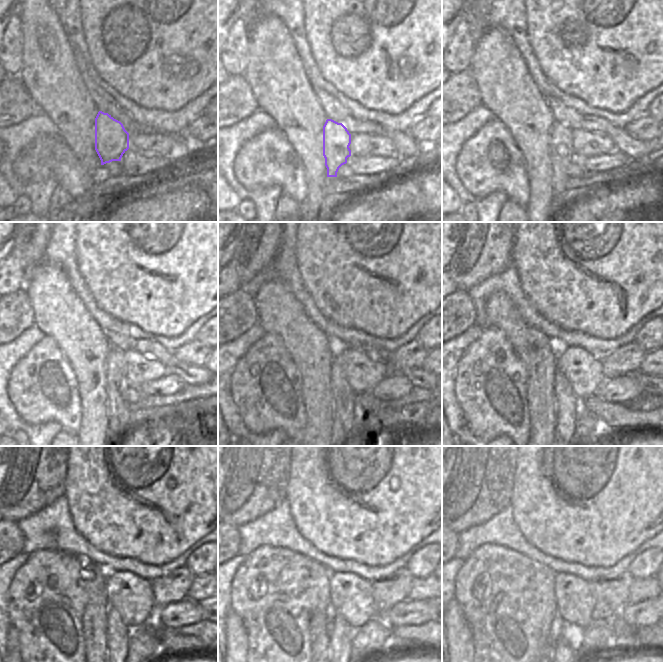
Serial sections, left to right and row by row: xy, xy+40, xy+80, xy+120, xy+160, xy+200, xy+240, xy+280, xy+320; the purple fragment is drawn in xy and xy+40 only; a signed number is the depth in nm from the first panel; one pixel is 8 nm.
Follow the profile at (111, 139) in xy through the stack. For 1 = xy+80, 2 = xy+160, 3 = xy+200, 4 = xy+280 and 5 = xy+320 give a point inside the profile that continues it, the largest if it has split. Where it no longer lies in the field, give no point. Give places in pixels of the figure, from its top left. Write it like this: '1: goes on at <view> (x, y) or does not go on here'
1: goes on at xy+80 (561, 151)
2: goes on at xy+160 (346, 415)
3: goes on at xy+200 (566, 402)
4: goes on at xy+280 (339, 644)
5: goes on at xy+320 (561, 649)

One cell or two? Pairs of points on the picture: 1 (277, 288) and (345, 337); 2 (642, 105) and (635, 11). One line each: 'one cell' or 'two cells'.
1: two cells
2: two cells

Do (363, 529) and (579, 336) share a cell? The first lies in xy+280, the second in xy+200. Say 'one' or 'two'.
two

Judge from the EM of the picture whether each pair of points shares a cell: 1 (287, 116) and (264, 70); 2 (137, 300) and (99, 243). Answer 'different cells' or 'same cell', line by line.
1: same cell
2: same cell

